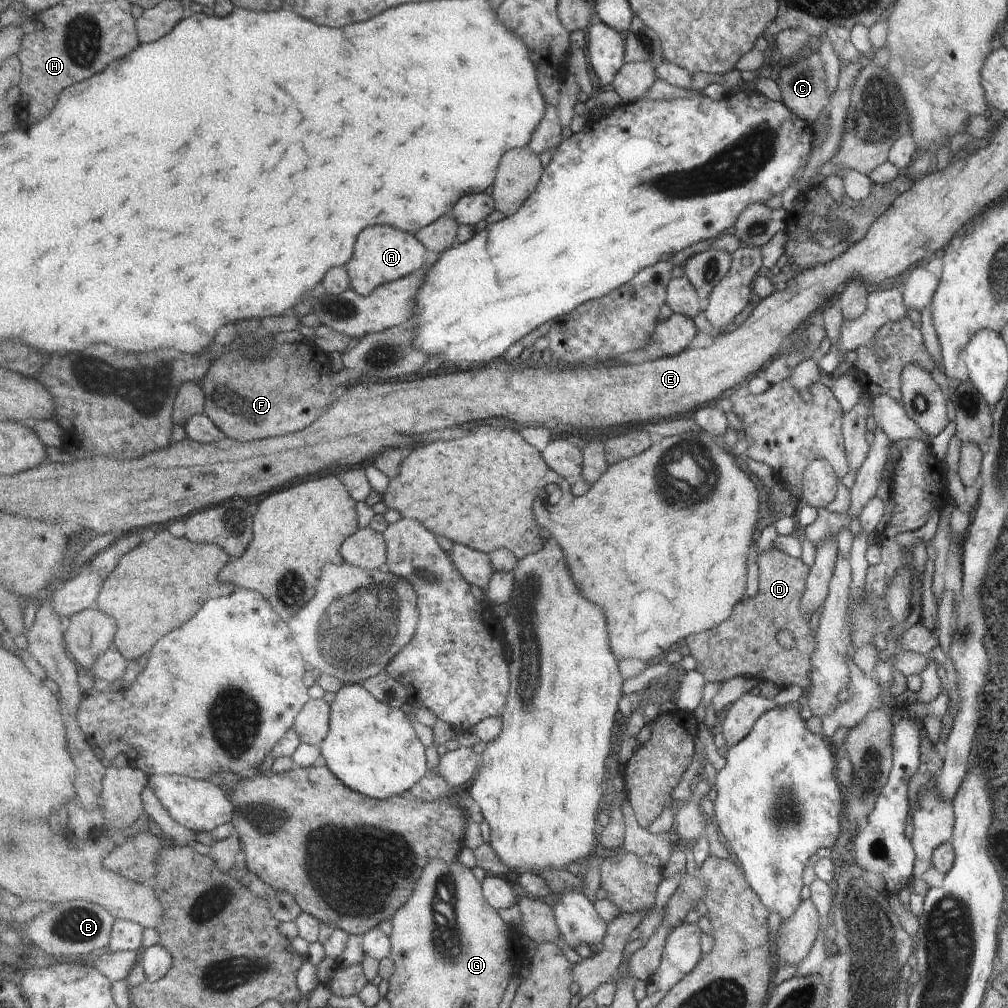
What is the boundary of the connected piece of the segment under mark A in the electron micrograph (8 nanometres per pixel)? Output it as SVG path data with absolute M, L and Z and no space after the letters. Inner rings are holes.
M377 225L365 228L365 232L361 232L353 258L345 267L352 282L352 289L361 296L369 296L382 284L405 278L425 267L425 254L427 254L425 245L421 244L413 233L391 225Z

